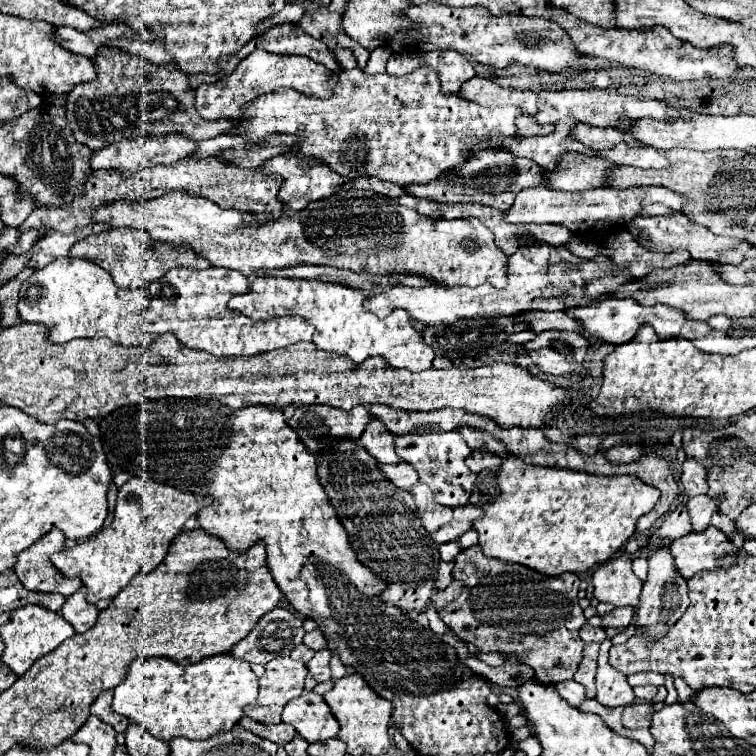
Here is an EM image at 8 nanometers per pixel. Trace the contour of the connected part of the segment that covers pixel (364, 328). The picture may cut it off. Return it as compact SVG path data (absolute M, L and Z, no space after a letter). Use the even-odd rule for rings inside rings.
M254 277L252 291L234 295L228 301L230 309L236 309L250 319L270 319L278 315L302 315L316 327L314 345L330 353L344 353L354 363L362 363L366 357L380 355L396 369L408 369L420 373L432 367L434 351L422 341L420 333L410 325L410 315L404 309L394 309L392 315L380 319L364 311L368 291L354 289L340 283L324 283L310 279L284 279L284 277Z

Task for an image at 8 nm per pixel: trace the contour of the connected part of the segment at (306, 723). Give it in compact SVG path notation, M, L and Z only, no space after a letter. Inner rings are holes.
M304 691L298 699L292 699L282 711L282 721L290 723L308 743L332 739L340 729L340 723L336 723L336 717L328 711L324 697L314 691Z

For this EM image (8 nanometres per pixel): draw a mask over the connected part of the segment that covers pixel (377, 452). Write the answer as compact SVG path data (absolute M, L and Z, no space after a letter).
M372 419L368 423L368 427L364 429L364 435L360 437L360 445L368 449L368 453L378 463L398 463L400 461L394 449L394 435L388 435L388 431L384 431L384 423L380 423L378 419Z

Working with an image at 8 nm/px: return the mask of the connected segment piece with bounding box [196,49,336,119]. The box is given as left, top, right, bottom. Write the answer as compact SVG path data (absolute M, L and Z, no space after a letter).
M256 49L246 59L242 59L230 75L214 83L202 83L196 89L196 109L204 119L236 119L244 105L252 103L252 99L258 99L260 95L274 93L278 89L296 89L310 97L328 97L332 95L334 85L336 73L312 59L304 59L304 55L272 55L264 49Z

